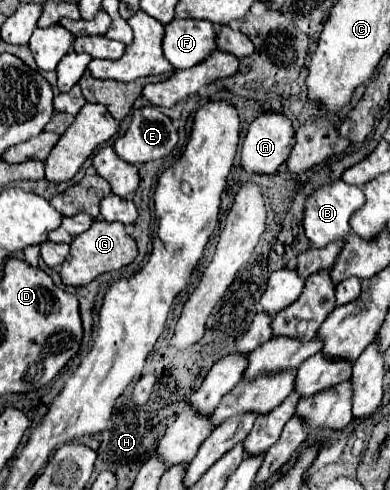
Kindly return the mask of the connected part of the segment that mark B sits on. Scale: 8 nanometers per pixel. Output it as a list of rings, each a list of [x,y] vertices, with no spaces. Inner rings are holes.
[[[343,180],[339,182],[331,182],[323,188],[317,188],[305,204],[305,220],[303,220],[303,228],[305,228],[305,236],[309,238],[313,248],[325,248],[331,242],[345,242],[347,236],[351,234],[351,226],[349,226],[349,218],[353,212],[357,212],[359,208],[363,208],[365,204],[365,196],[363,190],[359,186],[349,186]]]

